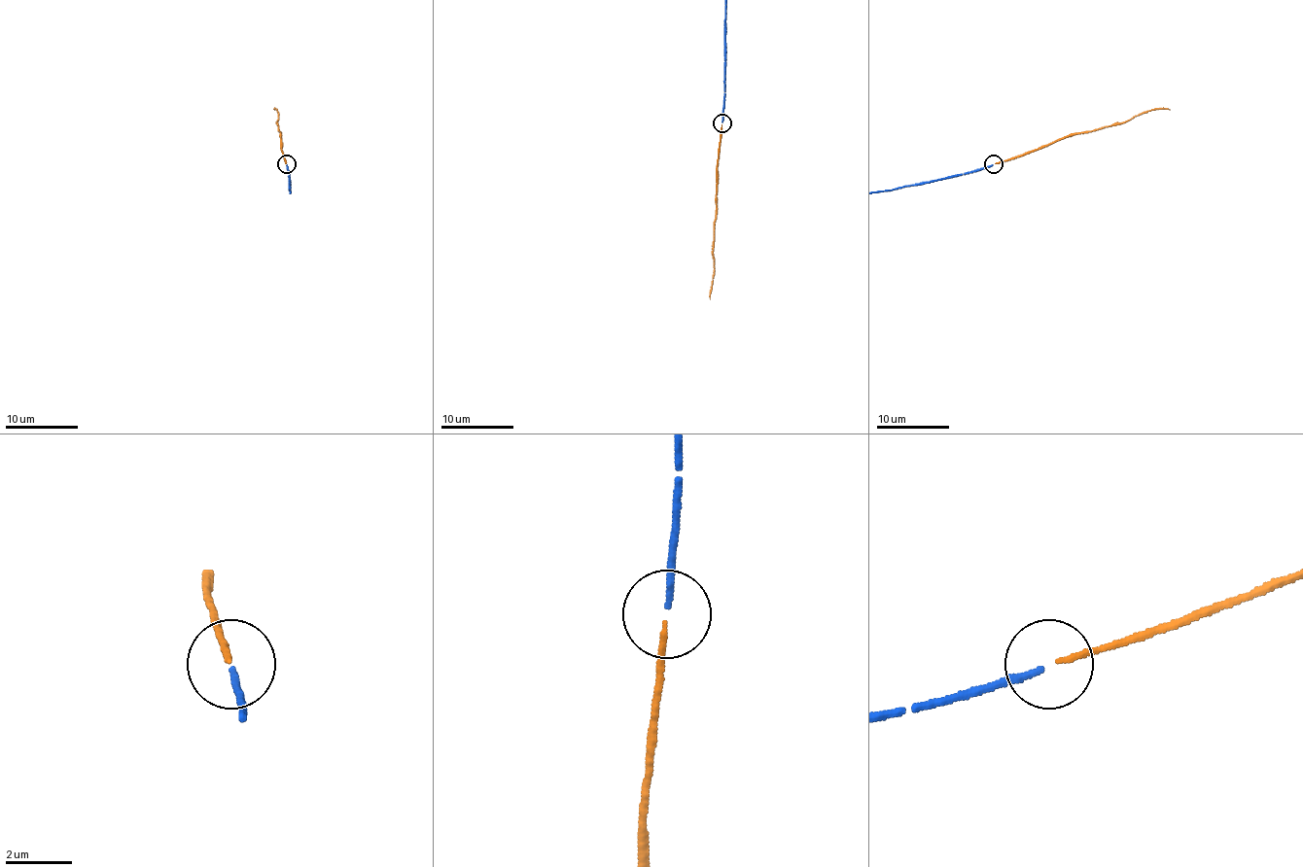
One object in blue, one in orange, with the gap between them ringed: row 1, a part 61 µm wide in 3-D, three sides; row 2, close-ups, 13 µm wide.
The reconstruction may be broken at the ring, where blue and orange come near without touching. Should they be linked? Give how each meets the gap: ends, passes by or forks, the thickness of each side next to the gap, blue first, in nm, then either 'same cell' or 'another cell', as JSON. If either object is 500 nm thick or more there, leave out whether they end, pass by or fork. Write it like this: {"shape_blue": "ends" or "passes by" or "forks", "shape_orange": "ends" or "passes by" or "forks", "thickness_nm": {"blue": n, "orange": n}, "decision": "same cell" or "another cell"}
{"shape_blue": "ends", "shape_orange": "ends", "thickness_nm": {"blue": 180, "orange": 150}, "decision": "same cell"}

